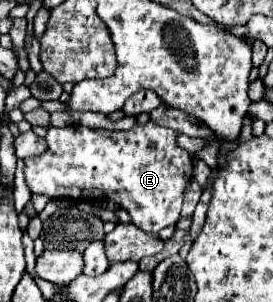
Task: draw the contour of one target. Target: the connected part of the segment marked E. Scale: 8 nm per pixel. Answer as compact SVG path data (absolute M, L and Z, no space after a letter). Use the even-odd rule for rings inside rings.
M152 119L144 125L134 125L128 131L106 131L106 129L90 129L84 125L66 125L66 127L50 127L46 135L48 151L40 157L26 159L24 177L32 193L44 193L50 199L64 197L64 199L110 199L116 205L124 207L136 227L146 233L158 233L168 225L176 225L180 219L184 189L192 179L192 165L194 159L188 155L186 149L178 145L176 131L168 127L160 127L152 123Z

